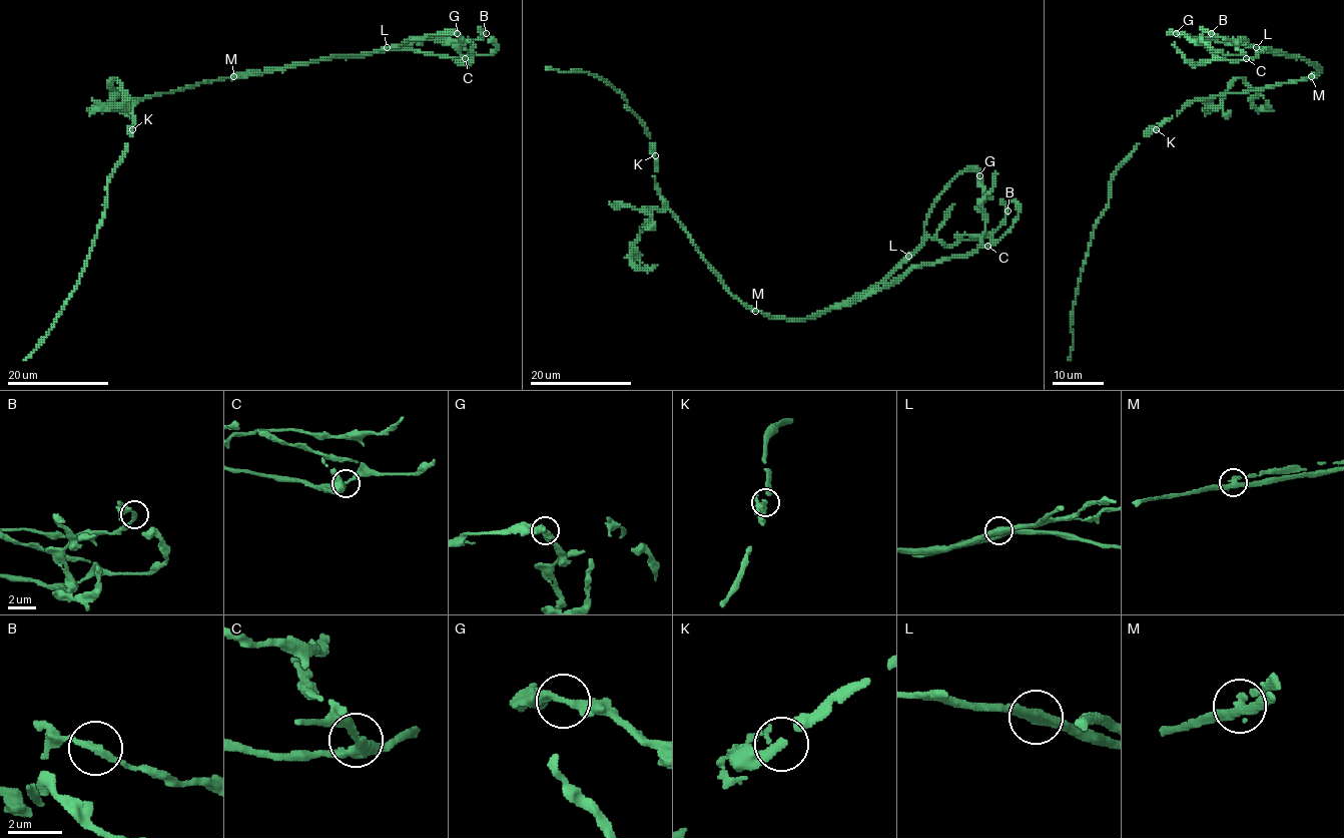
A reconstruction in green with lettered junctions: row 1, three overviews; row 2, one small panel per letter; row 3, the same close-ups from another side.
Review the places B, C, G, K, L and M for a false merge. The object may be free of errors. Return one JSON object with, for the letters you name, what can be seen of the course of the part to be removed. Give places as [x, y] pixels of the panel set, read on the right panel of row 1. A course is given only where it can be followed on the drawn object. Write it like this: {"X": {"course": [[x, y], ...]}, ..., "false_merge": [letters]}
{"M": {"course": [[1311, 76], [1321, 68], [1305, 58], [1293, 58], [1270, 48], [1248, 59], [1189, 62], [1174, 43]]}, "false_merge": ["M"]}

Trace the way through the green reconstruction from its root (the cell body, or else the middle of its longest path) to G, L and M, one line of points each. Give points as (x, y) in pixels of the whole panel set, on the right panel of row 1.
G: (1259, 90), (1310, 78), (1320, 71), (1297, 55), (1277, 55), (1248, 45), (1177, 32)
L: (1259, 90), (1310, 78), (1320, 71), (1297, 55), (1276, 55), (1256, 48)
M: (1259, 90), (1311, 76)

